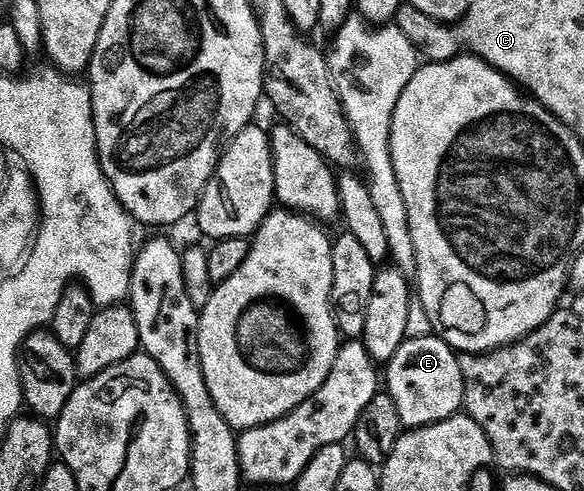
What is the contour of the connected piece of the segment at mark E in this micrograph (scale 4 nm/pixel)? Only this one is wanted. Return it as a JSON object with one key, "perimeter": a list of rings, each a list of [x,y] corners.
{"perimeter":[[[434,334],[406,339],[385,367],[385,391],[397,405],[404,428],[428,427],[460,414],[463,406],[463,374],[459,355]]]}

